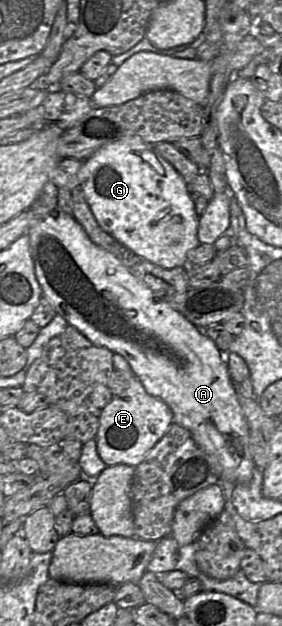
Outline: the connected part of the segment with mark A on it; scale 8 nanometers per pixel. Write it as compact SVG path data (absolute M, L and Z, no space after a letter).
M48 189L29 208L29 210L34 213L34 225L27 231L27 235L30 239L31 255L34 261L36 278L41 286L43 296L50 302L56 313L62 316L69 325L77 328L93 344L106 347L113 353L121 354L128 361L134 375L141 381L146 392L164 401L173 411L174 423L178 423L188 429L196 442L216 461L219 466L221 480L228 480L236 484L249 482L252 479L255 468L250 452L249 426L242 413L237 392L230 377L228 365L224 359L224 353L222 353L206 333L201 330L205 328L197 327L183 314L170 306L168 302L156 299L154 297L154 291L134 276L116 257L93 243L75 218L59 209L55 190L56 189Z

